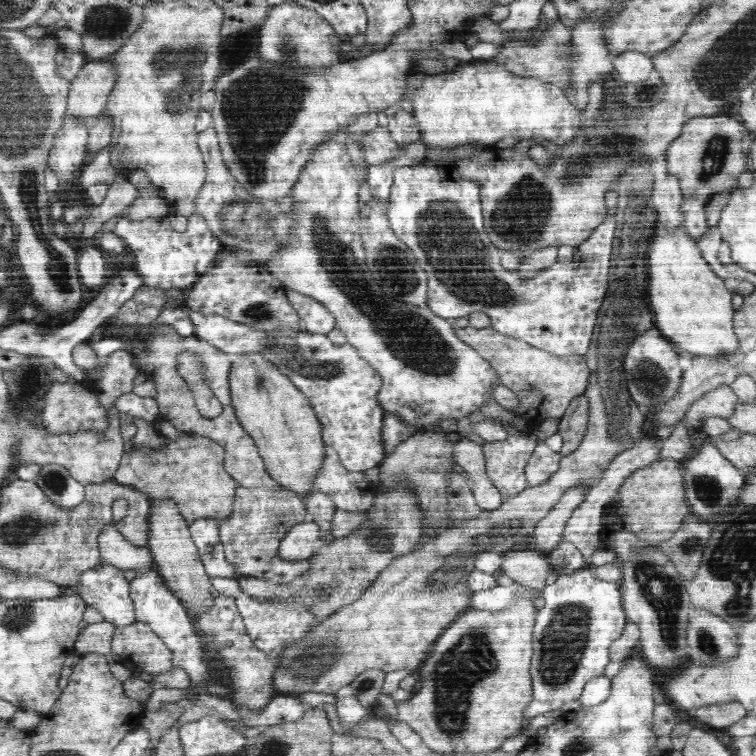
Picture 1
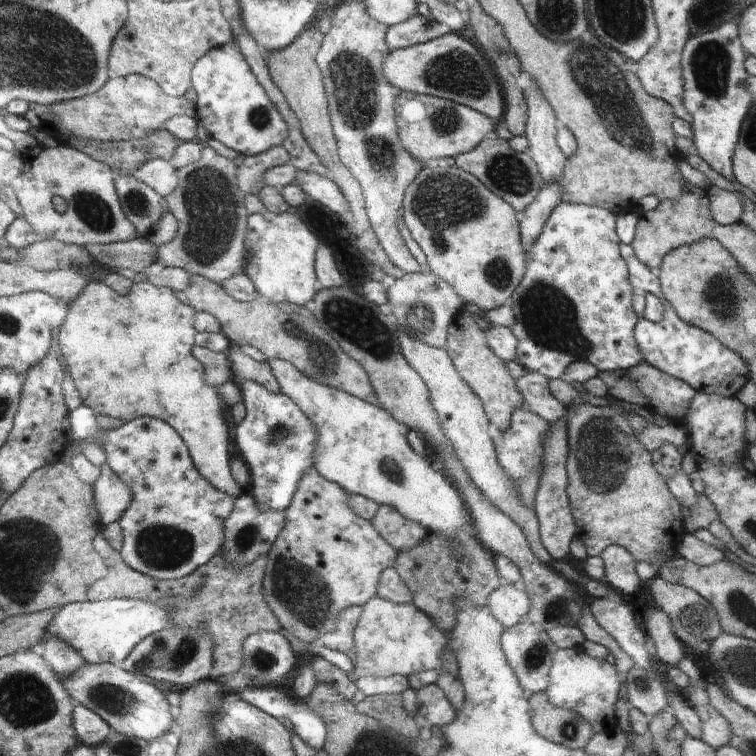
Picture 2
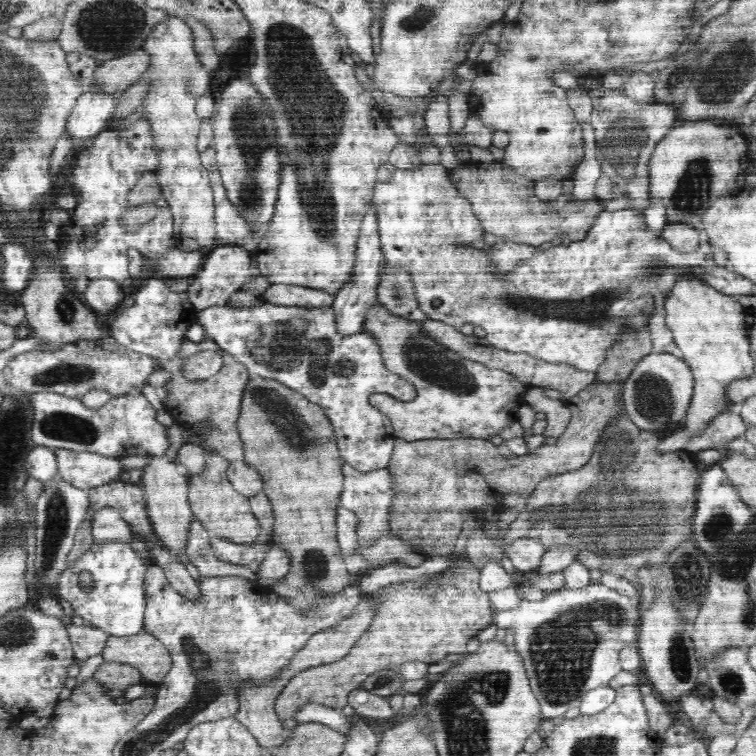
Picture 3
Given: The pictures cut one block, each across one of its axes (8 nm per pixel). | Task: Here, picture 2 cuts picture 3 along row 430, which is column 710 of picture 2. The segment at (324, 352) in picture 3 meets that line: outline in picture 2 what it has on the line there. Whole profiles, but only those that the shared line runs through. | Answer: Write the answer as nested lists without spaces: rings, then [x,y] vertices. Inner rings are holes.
[[[621,245],[620,252],[631,271],[632,286],[635,286],[638,292],[654,293],[665,306],[662,320],[653,323],[644,319],[635,329],[635,338],[646,356],[647,363],[674,378],[688,382],[696,393],[716,393],[732,398],[738,396],[750,380],[750,364],[747,360],[738,352],[725,347],[715,335],[703,331],[700,327],[685,323],[664,298],[657,272],[653,272],[640,262],[631,245]]]

